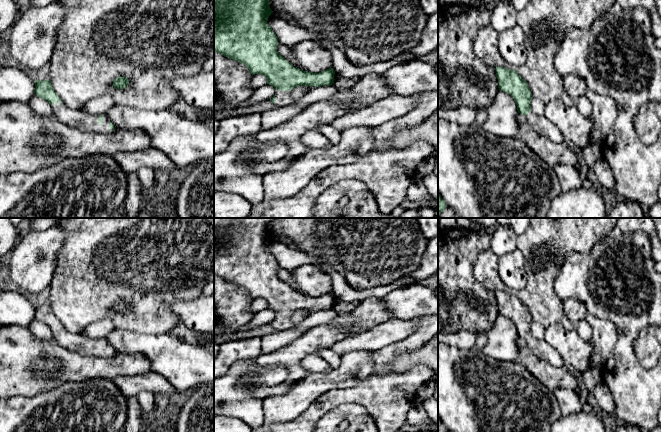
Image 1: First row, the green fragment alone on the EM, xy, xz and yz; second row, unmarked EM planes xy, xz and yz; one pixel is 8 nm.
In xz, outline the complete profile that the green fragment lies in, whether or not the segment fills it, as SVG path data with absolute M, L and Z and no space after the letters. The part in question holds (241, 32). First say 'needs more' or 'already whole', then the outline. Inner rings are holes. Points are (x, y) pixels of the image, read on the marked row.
needs more | M214 0L214 52L244 64L252 75L264 75L267 84L276 90L271 102L283 107L291 104L291 93L297 86L313 89L334 84L335 71L303 71L281 56L277 51L278 38L267 23L272 13L269 0Z

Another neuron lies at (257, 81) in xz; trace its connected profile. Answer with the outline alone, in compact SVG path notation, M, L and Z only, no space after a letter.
M261 74L252 75L251 81L250 81L250 87L253 90L261 88L262 86L265 86L265 85L267 85L267 79L264 75L261 75Z

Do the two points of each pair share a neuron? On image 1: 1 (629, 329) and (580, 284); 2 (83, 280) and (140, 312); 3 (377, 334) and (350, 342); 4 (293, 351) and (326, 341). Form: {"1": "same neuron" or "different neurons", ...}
{"1": "same neuron", "2": "same neuron", "3": "same neuron", "4": "same neuron"}

